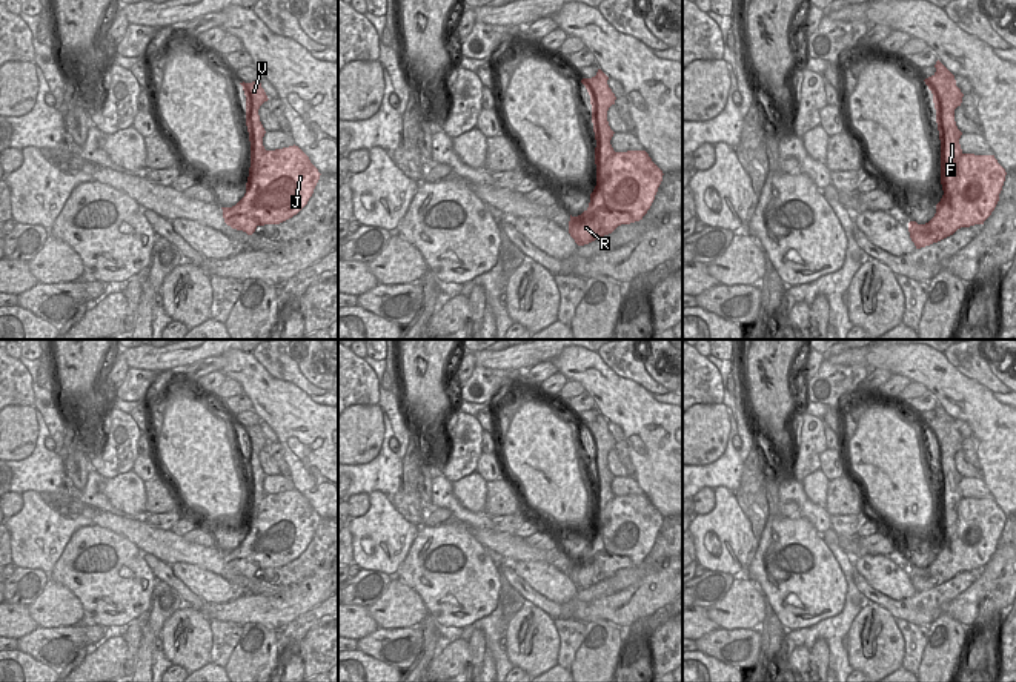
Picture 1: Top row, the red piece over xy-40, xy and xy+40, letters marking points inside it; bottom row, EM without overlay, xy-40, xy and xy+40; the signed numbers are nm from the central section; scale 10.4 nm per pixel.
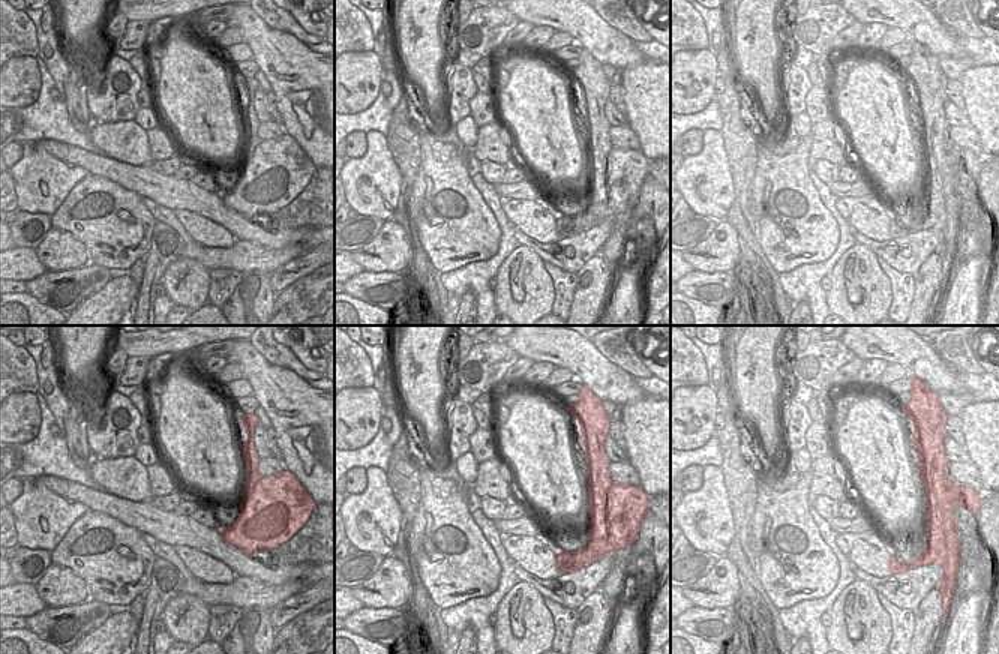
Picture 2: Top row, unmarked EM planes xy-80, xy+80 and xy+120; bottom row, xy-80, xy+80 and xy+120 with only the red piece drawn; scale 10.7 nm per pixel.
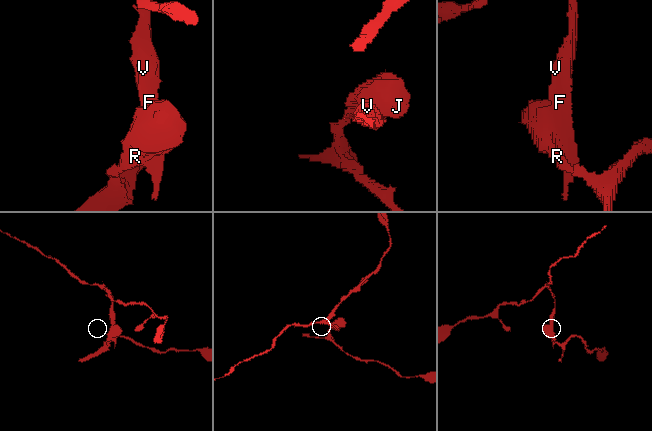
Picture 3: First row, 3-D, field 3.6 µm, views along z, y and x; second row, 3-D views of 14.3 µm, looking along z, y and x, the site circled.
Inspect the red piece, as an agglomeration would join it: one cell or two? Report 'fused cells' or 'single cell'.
fused cells

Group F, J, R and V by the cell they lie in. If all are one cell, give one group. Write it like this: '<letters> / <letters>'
F V / J R

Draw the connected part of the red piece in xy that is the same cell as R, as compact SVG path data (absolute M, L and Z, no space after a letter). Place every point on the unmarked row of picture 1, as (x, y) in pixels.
M646 495L615 496L604 512L596 512L596 530L589 551L578 561L570 559L570 581L584 590L621 568L642 564L662 519Z

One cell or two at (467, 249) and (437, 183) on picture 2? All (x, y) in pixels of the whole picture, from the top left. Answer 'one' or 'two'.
one

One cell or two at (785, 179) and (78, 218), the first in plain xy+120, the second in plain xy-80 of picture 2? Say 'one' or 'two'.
one

